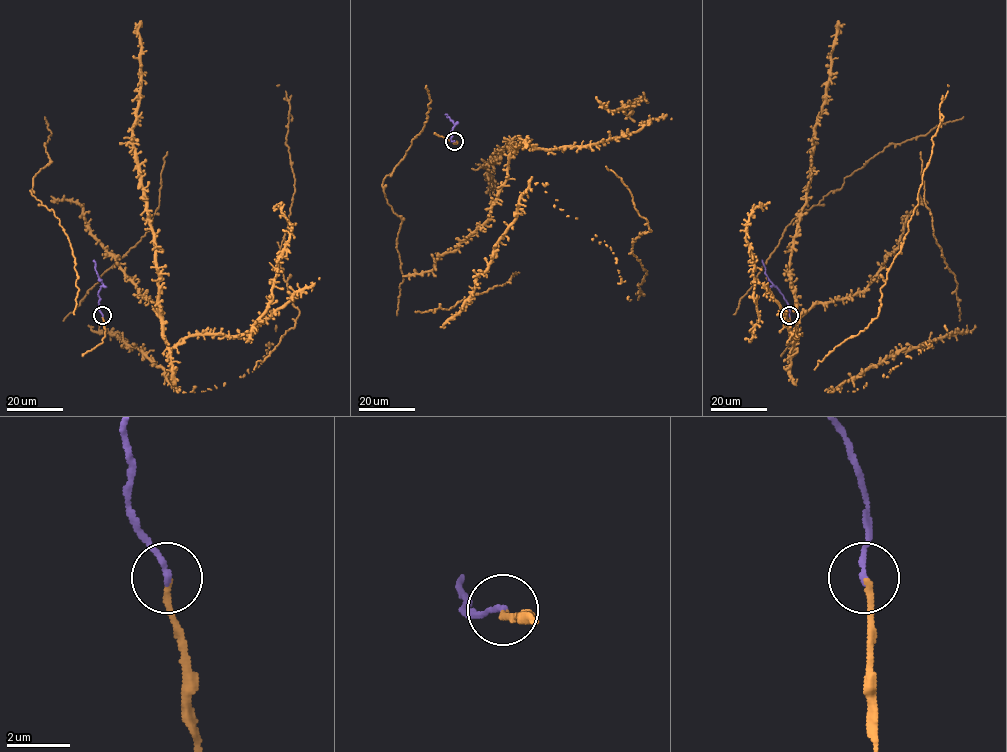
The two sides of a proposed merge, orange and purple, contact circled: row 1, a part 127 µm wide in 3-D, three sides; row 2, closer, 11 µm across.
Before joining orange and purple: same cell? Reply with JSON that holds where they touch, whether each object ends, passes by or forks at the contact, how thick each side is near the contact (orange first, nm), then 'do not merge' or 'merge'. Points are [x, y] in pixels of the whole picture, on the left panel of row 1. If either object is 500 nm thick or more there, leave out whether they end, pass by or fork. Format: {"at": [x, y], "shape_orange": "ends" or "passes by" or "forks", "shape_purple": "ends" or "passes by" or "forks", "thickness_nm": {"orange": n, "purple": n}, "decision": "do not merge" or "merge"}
{"at": [102, 315], "shape_orange": "ends", "shape_purple": "ends", "thickness_nm": {"orange": 190, "purple": 200}, "decision": "merge"}

